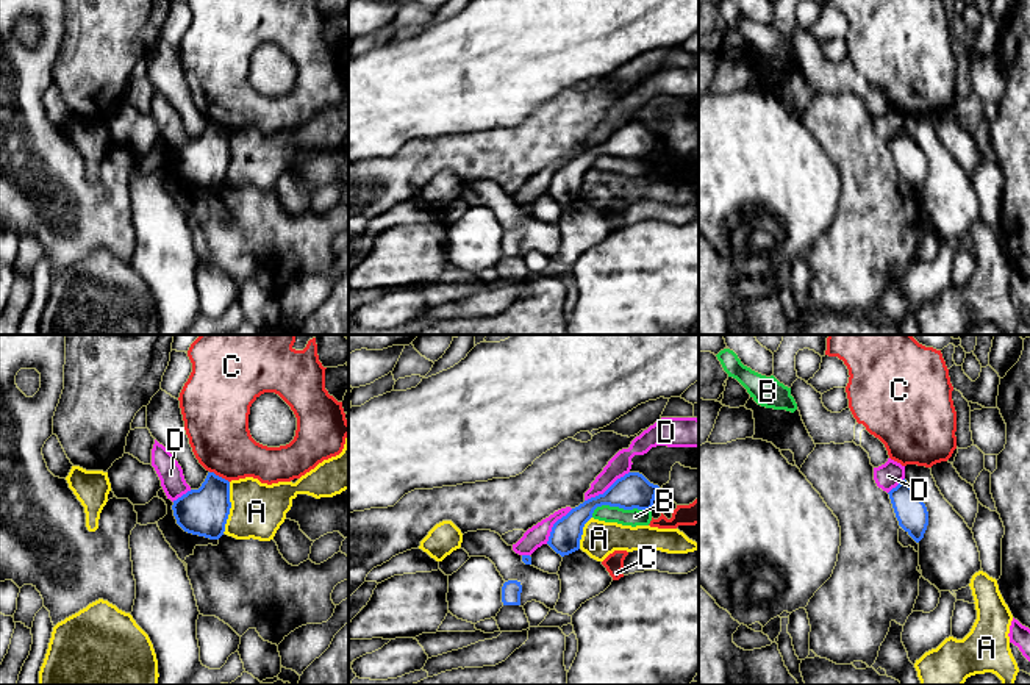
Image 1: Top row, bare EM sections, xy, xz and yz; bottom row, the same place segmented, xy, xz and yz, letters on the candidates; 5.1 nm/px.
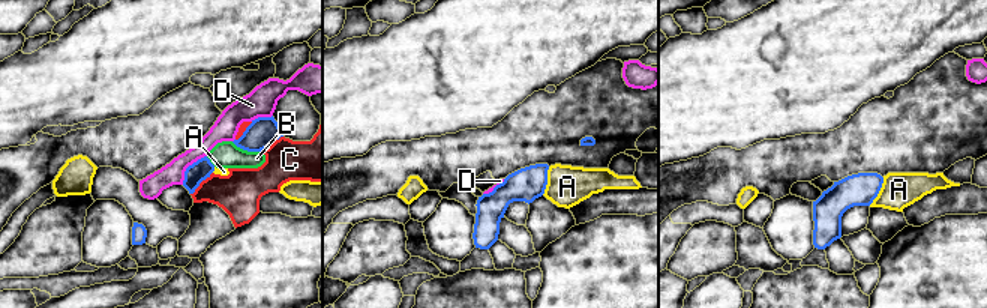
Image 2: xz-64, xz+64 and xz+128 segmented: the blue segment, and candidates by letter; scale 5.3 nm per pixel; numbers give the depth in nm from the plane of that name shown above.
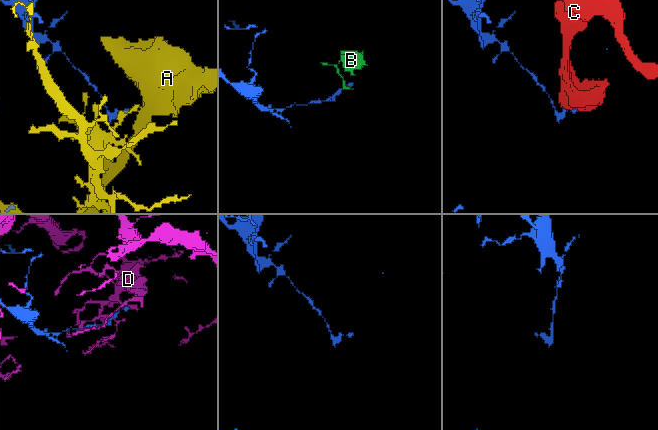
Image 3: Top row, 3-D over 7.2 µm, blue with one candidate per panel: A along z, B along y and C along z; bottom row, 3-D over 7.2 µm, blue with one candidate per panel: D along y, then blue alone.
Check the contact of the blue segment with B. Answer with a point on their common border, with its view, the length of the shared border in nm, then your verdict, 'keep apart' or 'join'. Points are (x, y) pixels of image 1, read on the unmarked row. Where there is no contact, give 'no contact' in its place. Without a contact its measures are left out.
xz (618, 155) | 300 nm | keep apart

